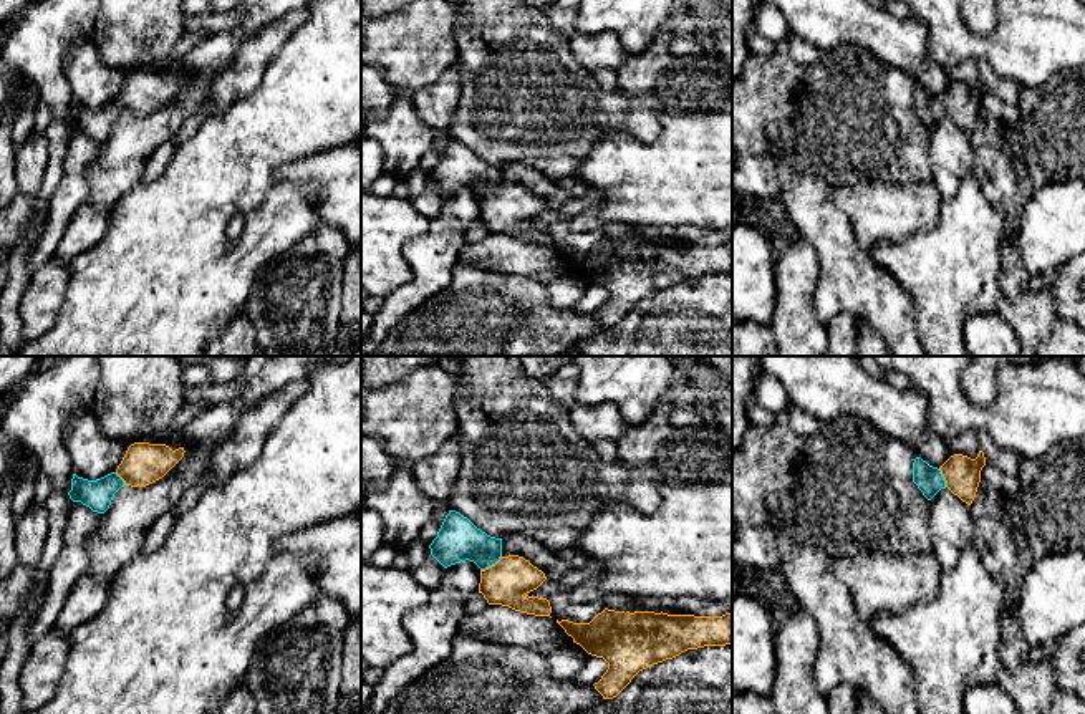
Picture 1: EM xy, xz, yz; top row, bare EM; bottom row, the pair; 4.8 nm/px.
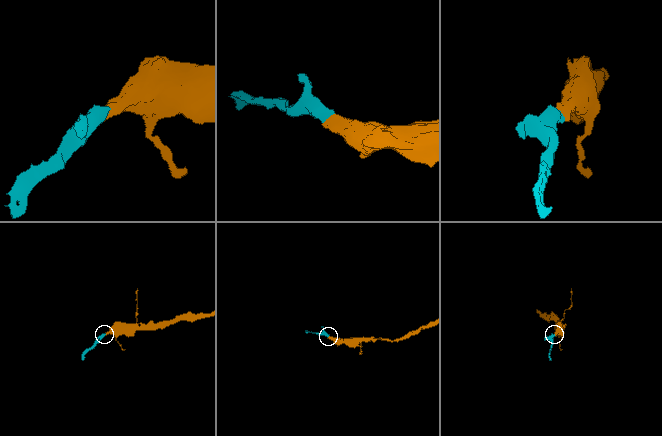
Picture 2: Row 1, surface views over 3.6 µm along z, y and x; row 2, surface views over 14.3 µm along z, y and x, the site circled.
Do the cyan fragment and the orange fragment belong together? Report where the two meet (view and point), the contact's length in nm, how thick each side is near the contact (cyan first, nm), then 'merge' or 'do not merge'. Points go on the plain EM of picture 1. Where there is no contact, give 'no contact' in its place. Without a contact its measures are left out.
contact xz (491, 194); length 130 nm; calibres 200 and 220 nm; merge

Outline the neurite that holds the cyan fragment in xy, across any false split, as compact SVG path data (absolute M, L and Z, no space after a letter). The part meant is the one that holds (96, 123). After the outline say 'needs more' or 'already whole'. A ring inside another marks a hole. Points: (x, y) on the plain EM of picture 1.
M134 71L114 101L96 109L73 103L68 124L73 131L104 142L121 116L146 116L162 108L184 86L184 81L184 76L172 80L166 73Z; needs more

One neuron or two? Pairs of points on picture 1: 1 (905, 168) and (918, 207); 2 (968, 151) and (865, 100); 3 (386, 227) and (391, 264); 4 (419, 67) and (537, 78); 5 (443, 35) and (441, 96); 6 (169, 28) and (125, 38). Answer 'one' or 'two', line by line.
1: two
2: two
3: one
4: two
5: two
6: one

